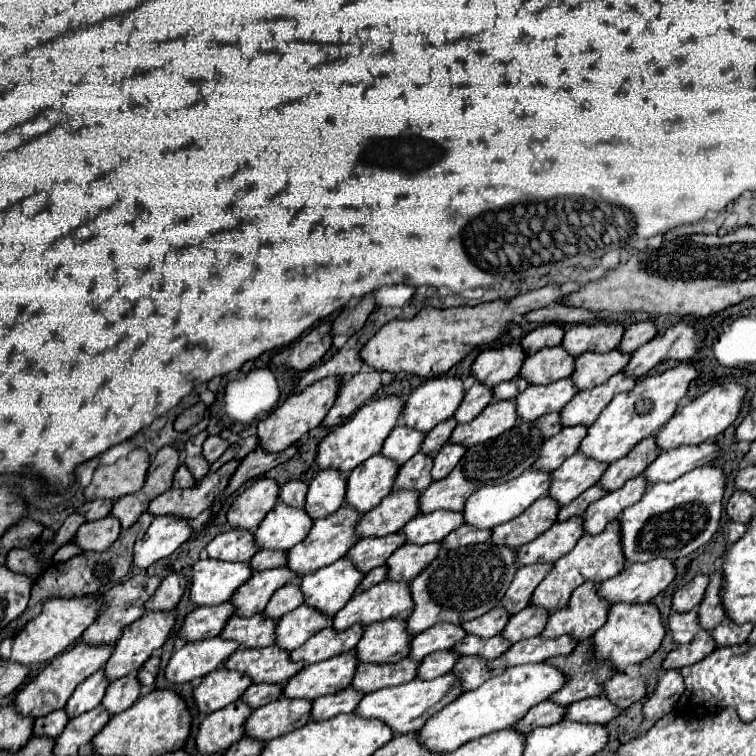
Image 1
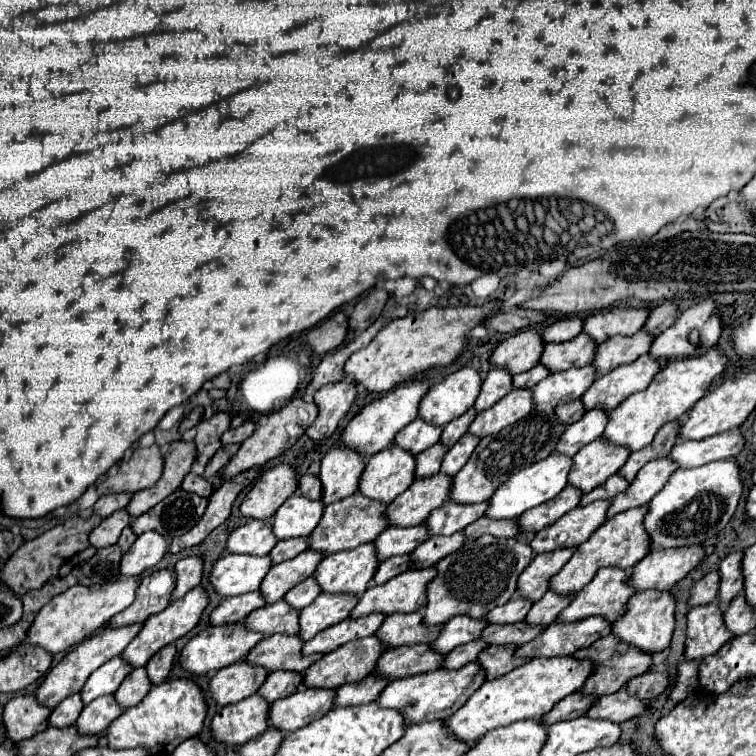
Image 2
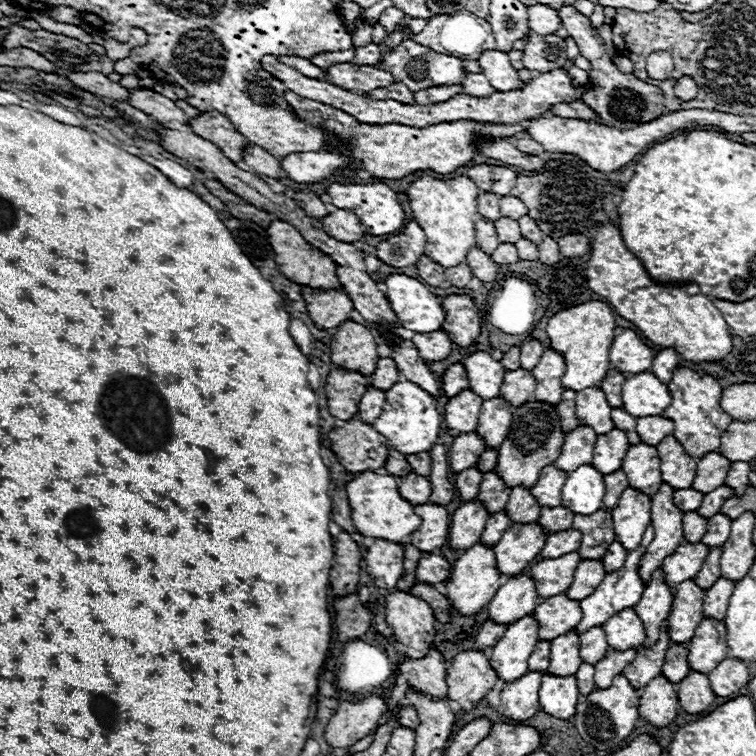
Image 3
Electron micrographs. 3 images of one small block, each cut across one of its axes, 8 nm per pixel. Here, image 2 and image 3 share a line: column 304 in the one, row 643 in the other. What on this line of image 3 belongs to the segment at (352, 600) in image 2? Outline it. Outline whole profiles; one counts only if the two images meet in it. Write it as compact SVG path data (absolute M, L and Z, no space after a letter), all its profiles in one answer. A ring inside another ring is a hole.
M626 608L618 612L618 616L612 616L604 624L608 648L614 650L628 650L628 648L638 648L644 642L644 628L640 618L636 616L634 608Z

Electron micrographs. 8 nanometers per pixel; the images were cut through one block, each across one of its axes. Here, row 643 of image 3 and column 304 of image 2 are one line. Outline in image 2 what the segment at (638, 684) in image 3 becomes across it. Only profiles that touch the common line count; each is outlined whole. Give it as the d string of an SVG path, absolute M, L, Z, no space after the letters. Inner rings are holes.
M274 634L272 638L260 640L250 654L244 658L252 666L264 666L268 672L276 670L290 670L290 672L304 672L312 662L320 658L320 654L302 656L302 642L298 636L284 636Z

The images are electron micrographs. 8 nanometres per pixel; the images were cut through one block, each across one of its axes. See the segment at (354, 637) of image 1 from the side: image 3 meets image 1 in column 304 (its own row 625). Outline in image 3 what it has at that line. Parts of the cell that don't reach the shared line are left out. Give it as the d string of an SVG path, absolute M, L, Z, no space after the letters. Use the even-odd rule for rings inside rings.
M658 568L652 574L648 586L644 588L642 600L634 606L634 612L638 614L638 618L644 624L644 632L646 632L644 646L646 648L652 648L656 644L658 634L660 634L660 630L668 618L672 598L674 598L674 592L664 584L662 568Z

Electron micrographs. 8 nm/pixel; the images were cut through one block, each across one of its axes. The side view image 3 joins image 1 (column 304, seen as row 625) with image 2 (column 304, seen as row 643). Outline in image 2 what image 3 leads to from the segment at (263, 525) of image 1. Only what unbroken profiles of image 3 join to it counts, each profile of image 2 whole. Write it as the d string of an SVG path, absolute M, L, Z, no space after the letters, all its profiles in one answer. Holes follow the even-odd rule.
M292 494L272 516L272 532L278 540L308 536L322 518L324 504L320 500L308 500L300 494Z

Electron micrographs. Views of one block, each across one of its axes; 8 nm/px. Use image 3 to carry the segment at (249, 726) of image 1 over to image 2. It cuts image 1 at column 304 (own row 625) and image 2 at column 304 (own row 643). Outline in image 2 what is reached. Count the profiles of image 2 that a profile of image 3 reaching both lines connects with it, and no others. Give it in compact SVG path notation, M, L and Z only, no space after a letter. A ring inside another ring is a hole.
M306 688L270 704L268 724L284 734L304 728L316 718L322 718L334 700L334 690Z

